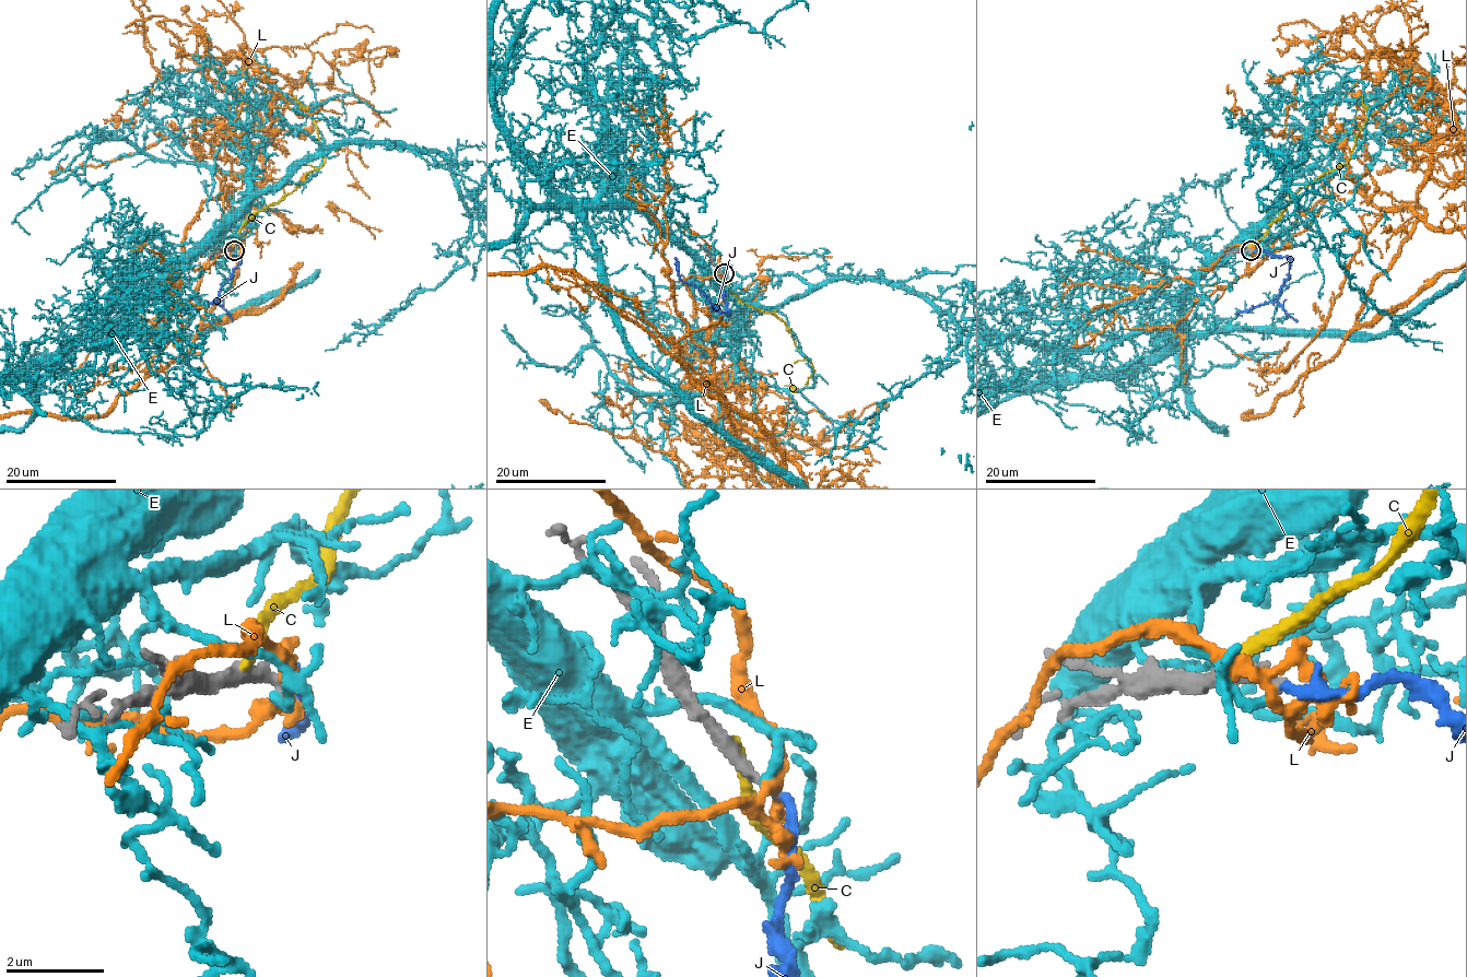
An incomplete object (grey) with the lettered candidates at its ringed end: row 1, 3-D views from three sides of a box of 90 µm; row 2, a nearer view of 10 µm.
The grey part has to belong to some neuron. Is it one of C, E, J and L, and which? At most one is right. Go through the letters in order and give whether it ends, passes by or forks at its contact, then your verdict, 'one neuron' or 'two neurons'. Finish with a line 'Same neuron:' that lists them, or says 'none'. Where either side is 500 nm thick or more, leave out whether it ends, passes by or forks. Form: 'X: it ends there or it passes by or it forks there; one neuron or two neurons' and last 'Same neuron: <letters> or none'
C: it ends there; two neurons
E: it ends there; two neurons
J: it ends there; one neuron
L: it forks there; two neurons
Same neuron: J

